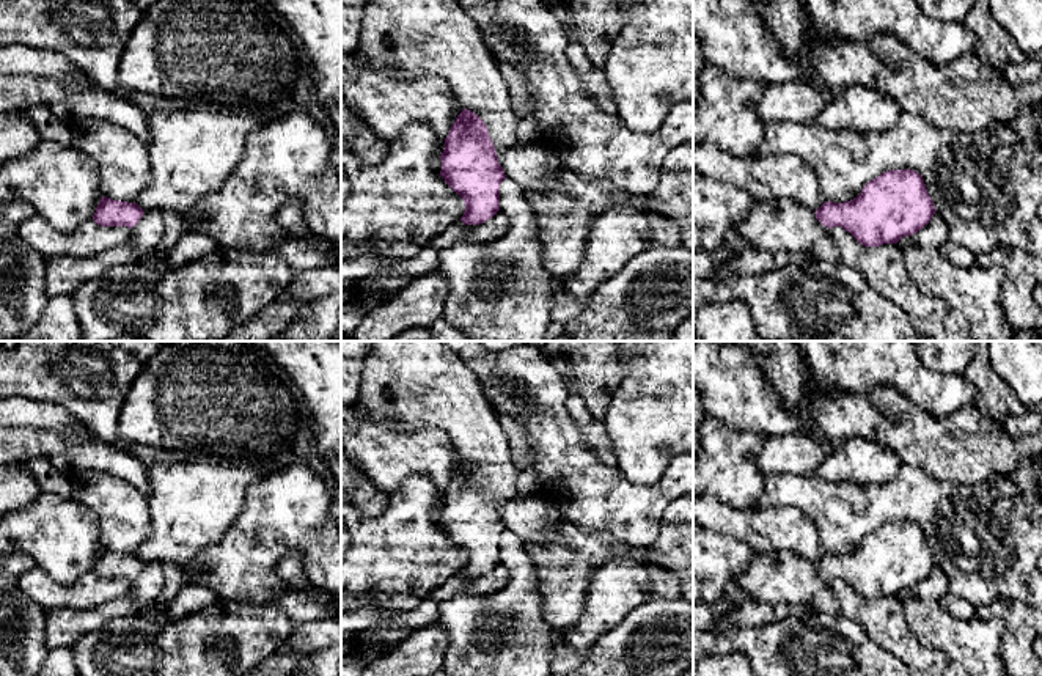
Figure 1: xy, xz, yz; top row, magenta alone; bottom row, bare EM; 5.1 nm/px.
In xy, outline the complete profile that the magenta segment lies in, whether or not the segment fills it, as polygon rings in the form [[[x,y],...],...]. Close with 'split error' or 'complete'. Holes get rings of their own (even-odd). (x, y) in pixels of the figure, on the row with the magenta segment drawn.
[[[102,197],[93,219],[101,226],[130,228],[130,241],[118,248],[86,258],[58,256],[46,259],[46,292],[49,296],[72,296],[85,281],[108,269],[157,252],[163,237],[163,212],[143,211],[137,203]]]; split error

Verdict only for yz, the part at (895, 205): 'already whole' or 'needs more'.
needs more

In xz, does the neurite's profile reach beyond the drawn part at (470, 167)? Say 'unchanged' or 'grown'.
grown

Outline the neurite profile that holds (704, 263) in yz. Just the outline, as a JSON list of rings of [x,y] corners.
[[[731,237],[715,252],[707,252],[704,248],[693,252],[693,278],[710,278],[720,266],[731,261],[745,247],[748,245],[740,237]]]

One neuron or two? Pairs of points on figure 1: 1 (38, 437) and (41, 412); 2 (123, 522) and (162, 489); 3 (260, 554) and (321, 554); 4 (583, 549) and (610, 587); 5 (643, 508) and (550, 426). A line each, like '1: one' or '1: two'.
1: two
2: two
3: one
4: two
5: one

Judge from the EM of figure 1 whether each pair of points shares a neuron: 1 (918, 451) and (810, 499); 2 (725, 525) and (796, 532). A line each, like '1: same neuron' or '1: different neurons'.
1: different neurons
2: same neuron

